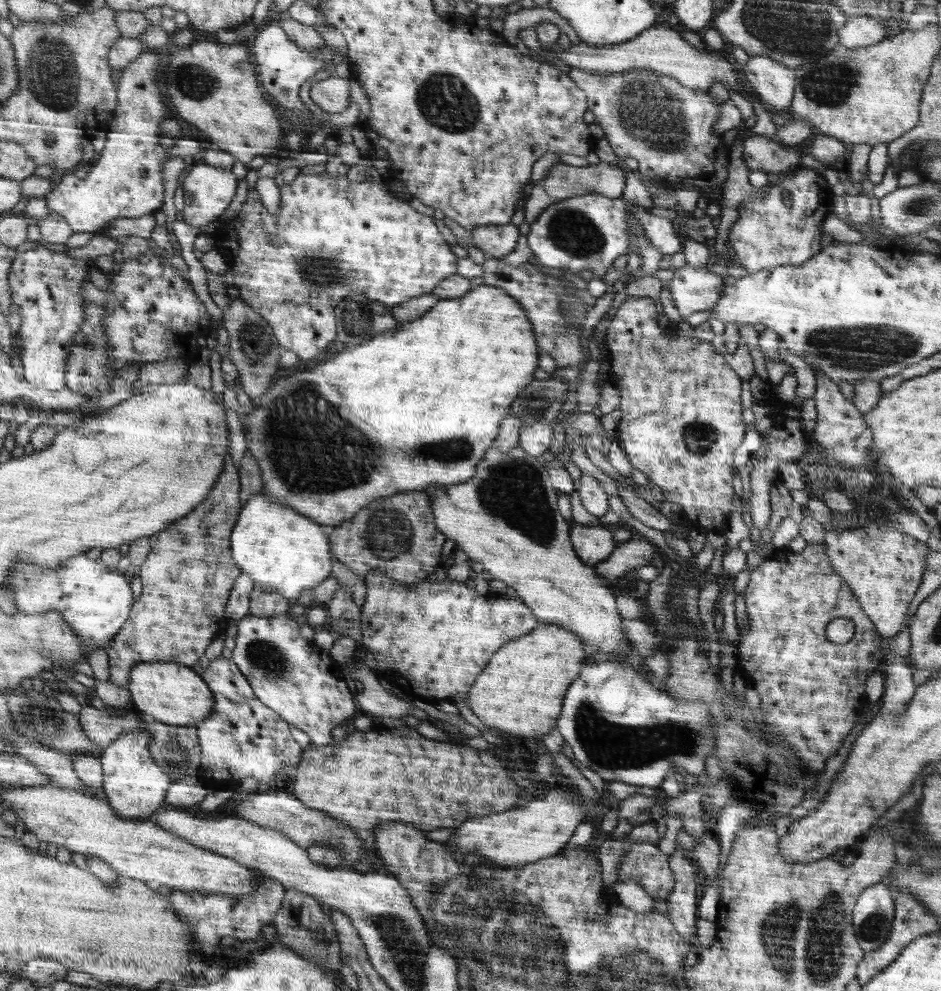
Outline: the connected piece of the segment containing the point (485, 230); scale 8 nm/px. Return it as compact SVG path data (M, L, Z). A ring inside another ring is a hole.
M513 224L478 226L472 230L470 240L480 248L486 259L500 259L512 252L520 238L518 227Z

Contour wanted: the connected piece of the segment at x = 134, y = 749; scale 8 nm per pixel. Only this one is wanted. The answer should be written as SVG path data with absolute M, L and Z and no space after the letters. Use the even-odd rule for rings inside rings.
M143 723L139 730L129 732L113 742L100 756L105 768L108 802L124 819L147 819L167 806L167 797L175 781L172 781L171 774L155 759L151 752L152 743L154 736Z

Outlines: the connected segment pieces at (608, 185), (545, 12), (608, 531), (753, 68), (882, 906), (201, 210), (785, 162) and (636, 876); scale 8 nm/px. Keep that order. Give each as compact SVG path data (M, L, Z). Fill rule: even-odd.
M600 161L598 164L585 167L576 167L560 162L554 165L543 179L535 183L530 195L527 196L524 206L525 222L531 225L551 204L573 196L602 193L604 196L618 197L623 193L626 186L627 175L622 167L614 166L609 162Z
M539 6L526 9L522 8L515 13L507 14L501 35L504 36L505 42L516 44L516 39L521 30L528 27L536 27L544 21L556 24L558 29L560 29L560 33L565 33L572 45L582 42L566 18L562 18L560 14L554 12L554 10Z
M572 525L571 539L576 552L593 567L616 551L614 528Z
M760 55L750 56L740 70L766 107L778 112L791 107L795 94L795 69Z
M884 882L866 887L855 906L855 932L862 948L872 952L888 937L894 921L893 891Z
M200 163L187 172L180 184L195 198L182 216L198 228L208 228L236 198L236 174L229 168Z
M764 135L749 136L743 141L743 159L749 172L780 173L789 167L798 167L801 158L796 150L782 150L780 143Z
M634 842L630 844L628 852L618 855L617 880L633 880L637 882L646 892L654 898L667 899L674 891L675 877L668 866L668 856L662 854L656 845L650 842Z

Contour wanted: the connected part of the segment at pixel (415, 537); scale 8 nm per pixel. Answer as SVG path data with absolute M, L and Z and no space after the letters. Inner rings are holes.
M422 490L404 491L398 496L390 496L388 500L376 499L376 504L370 504L364 508L364 512L358 512L354 518L347 520L348 524L339 524L333 527L330 534L330 548L334 552L337 560L345 564L355 575L368 576L372 571L384 572L390 580L404 584L404 586L414 586L422 584L438 566L442 558L442 544L446 542L446 536L436 527L434 513L432 513L432 500L430 493Z

